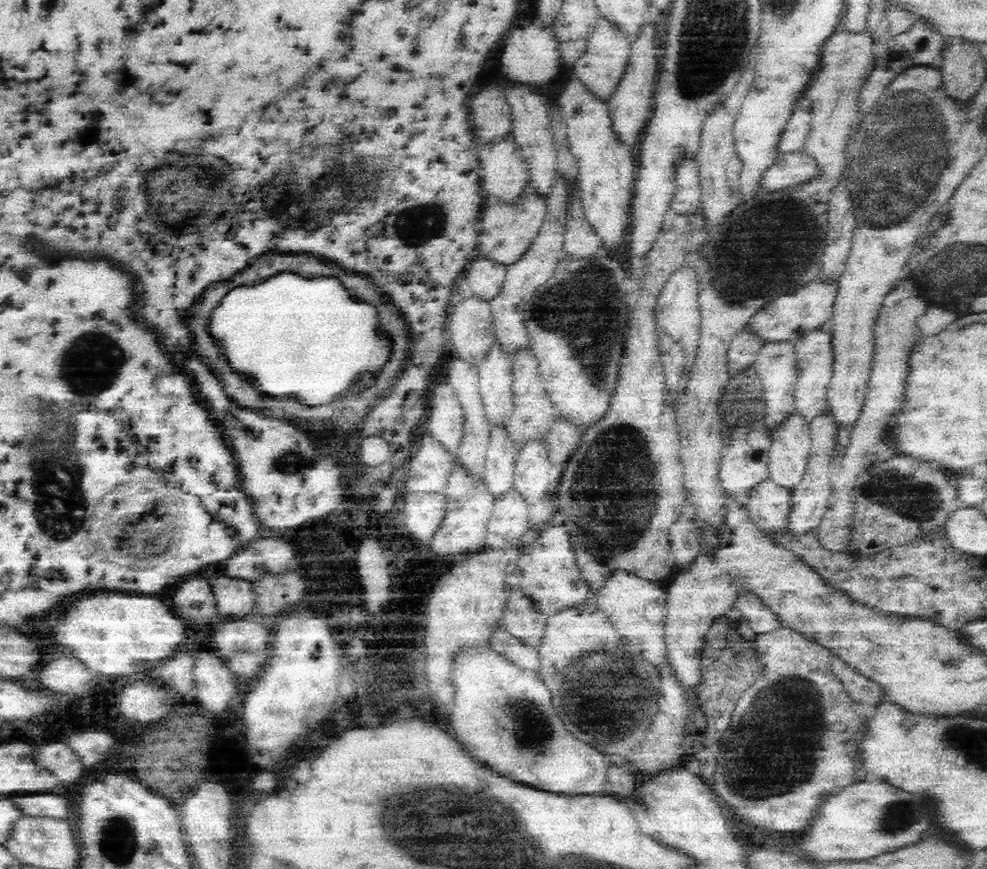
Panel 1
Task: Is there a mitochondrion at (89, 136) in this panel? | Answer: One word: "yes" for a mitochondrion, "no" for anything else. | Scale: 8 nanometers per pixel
no

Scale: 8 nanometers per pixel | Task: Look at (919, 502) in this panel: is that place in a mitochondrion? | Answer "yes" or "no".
yes

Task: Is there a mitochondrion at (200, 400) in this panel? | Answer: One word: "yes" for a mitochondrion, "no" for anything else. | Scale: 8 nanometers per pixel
no

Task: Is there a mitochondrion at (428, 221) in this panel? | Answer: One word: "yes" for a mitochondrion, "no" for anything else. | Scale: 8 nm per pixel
yes

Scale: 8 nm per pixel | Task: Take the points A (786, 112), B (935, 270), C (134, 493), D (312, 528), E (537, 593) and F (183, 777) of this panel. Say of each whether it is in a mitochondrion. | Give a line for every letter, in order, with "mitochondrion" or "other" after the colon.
A: other
B: mitochondrion
C: other
D: other
E: other
F: other

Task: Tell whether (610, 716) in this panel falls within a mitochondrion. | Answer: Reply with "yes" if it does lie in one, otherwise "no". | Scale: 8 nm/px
yes

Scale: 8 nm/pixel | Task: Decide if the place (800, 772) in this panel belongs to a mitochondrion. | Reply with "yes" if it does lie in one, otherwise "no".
yes

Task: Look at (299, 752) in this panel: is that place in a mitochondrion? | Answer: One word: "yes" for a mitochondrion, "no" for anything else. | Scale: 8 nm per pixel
no

